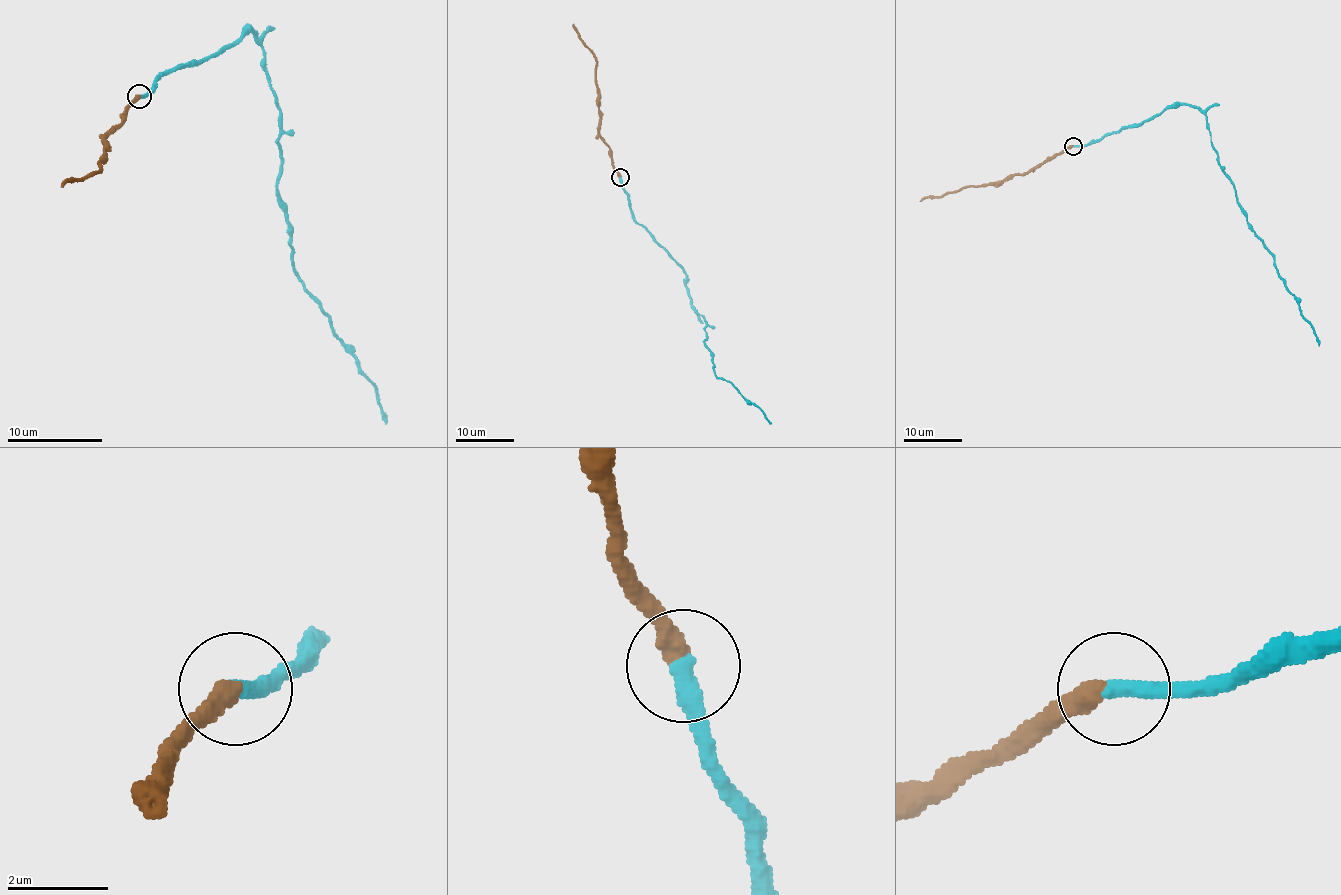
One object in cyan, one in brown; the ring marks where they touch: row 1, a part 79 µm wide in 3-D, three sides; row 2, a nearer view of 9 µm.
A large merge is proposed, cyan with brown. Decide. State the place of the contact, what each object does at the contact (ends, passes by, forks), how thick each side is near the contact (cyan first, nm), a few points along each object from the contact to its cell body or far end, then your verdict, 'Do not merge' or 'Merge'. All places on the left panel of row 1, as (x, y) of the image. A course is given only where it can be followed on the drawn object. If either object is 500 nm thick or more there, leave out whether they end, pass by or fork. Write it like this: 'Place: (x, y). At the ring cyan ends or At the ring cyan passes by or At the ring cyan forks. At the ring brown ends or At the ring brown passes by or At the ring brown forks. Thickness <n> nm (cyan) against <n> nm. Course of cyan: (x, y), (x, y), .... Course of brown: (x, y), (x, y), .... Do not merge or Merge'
Place: (139, 96). At the ring cyan ends. At the ring brown ends. Thickness 400 nm (cyan) against 400 nm. Course of cyan: (138, 96), (255, 34), (279, 107), (276, 193), (293, 272), (374, 386), (386, 424). Course of brown: (138, 96), (126, 107), (124, 119), (105, 138), (100, 167), (62, 186). Merge

